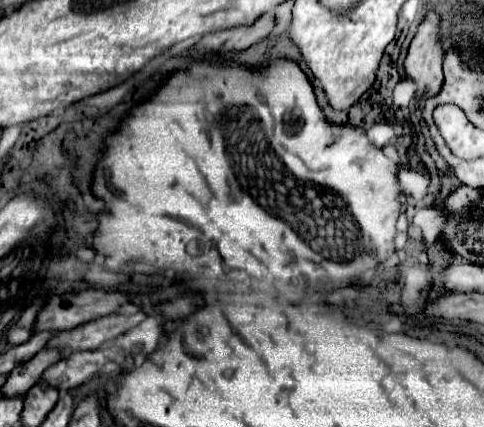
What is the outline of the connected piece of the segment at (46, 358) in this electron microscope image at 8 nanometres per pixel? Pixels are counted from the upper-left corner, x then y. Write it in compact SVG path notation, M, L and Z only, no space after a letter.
M42 349L30 361L14 367L2 385L2 397L24 395L34 383L40 381L44 369L50 367L52 363L56 363L60 357L62 357L62 353L56 349Z

